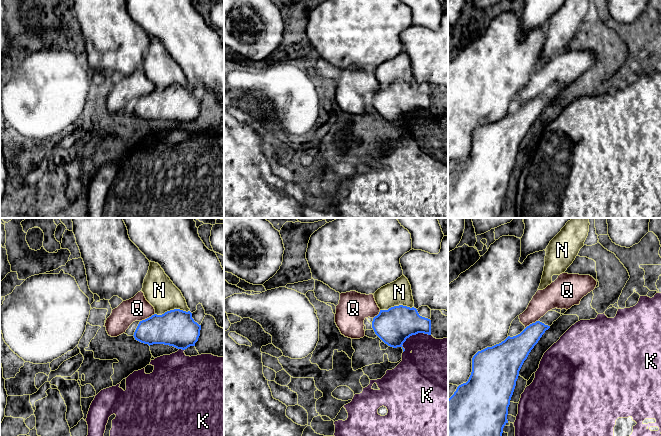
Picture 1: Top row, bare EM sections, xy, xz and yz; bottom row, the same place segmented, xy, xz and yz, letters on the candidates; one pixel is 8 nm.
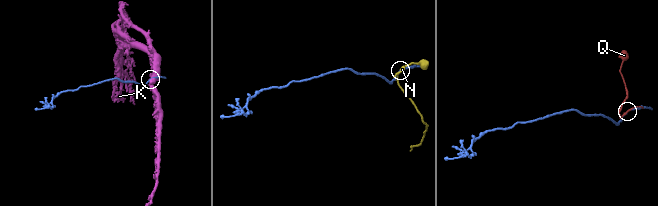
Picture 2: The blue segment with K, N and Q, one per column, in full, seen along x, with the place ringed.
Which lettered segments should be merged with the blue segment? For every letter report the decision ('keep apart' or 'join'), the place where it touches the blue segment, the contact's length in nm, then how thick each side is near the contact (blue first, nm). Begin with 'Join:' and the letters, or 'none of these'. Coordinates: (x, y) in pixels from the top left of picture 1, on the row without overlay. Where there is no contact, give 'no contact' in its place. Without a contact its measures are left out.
Join: Q
K: keep apart; meets blue in xz at (411, 111); contact 260 nm long; 280 nm thick on the blue side, 340 nm on the other
N: keep apart; meets blue in xy at (172, 86); contact 280 nm long; 300 nm thick on the blue side, 240 nm on the other
Q: join; meets blue in xy at (147, 94); contact 140 nm long; 300 nm thick on the blue side, 190 nm on the other

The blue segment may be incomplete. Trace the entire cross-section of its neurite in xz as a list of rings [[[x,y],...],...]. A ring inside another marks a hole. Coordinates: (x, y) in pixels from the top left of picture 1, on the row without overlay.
[[[350,67],[340,70],[339,80],[336,82],[335,99],[342,111],[351,115],[363,114],[365,112],[364,96],[368,93],[373,95],[372,104],[375,110],[388,122],[393,124],[401,123],[403,125],[403,128],[405,127],[405,125],[402,121],[410,112],[416,111],[418,109],[431,111],[431,96],[420,92],[417,85],[414,83],[410,84],[407,82],[399,81],[391,83],[388,86],[381,86],[378,83],[373,70],[366,71],[358,69],[356,67]]]

